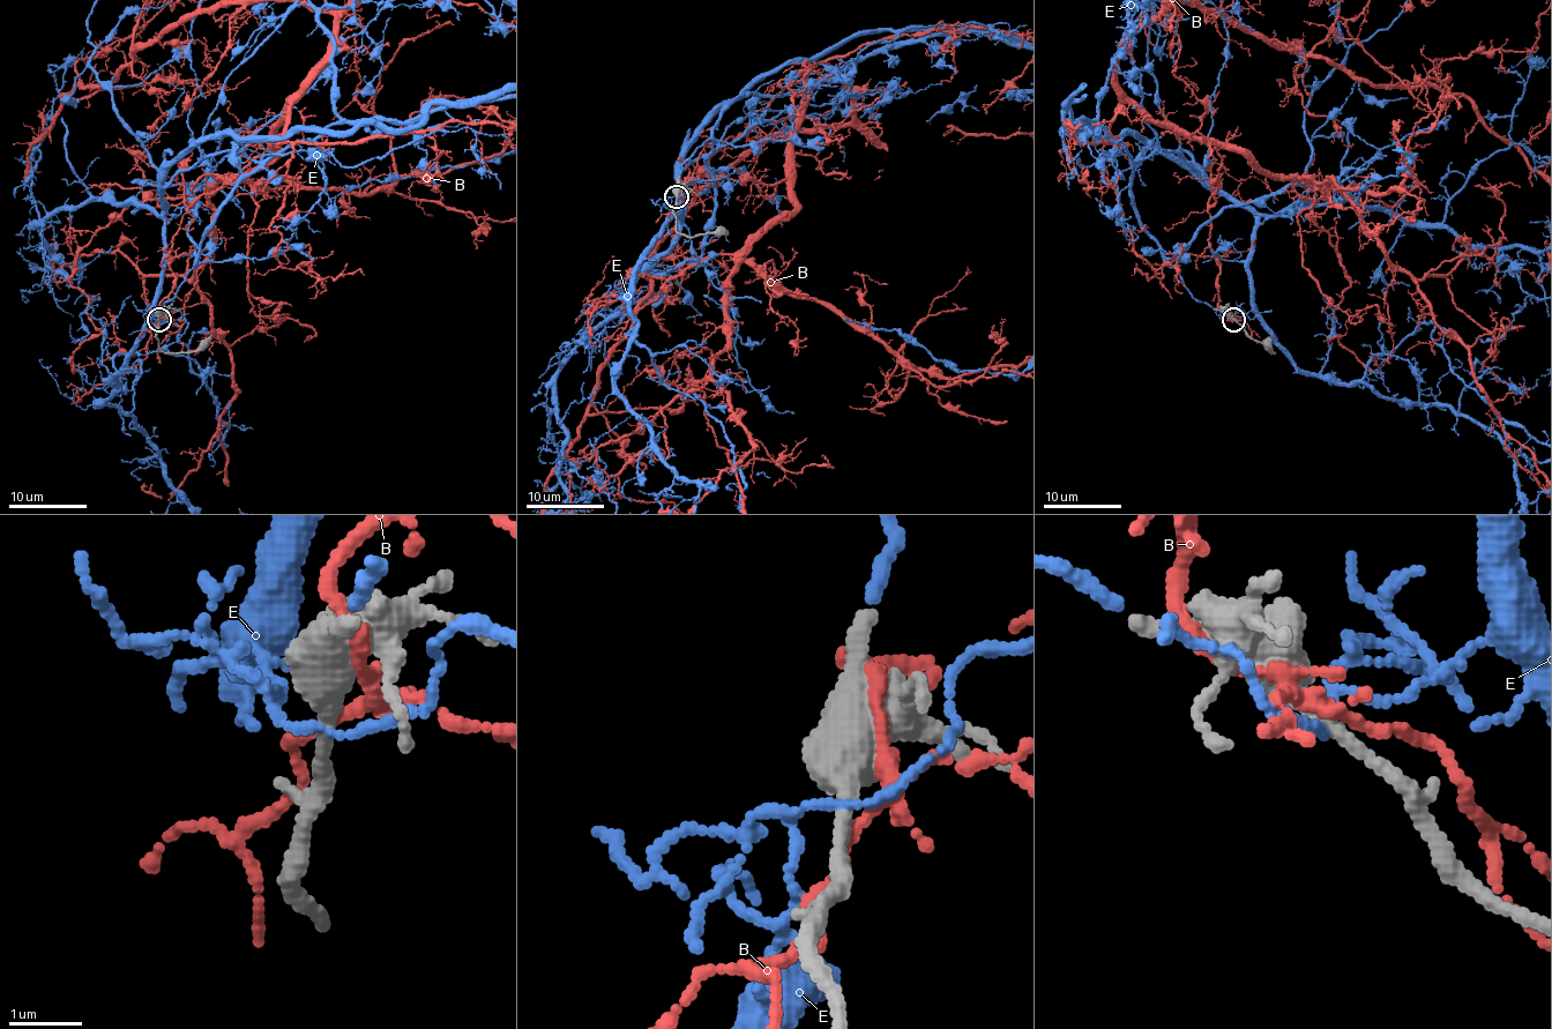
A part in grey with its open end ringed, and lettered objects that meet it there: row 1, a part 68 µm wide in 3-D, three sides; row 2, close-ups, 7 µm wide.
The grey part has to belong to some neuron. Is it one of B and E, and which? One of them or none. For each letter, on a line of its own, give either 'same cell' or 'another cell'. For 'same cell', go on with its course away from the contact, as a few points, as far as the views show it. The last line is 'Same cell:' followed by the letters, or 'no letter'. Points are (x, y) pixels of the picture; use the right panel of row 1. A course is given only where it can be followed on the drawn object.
B: another cell
E: same cell
Same cell: E

